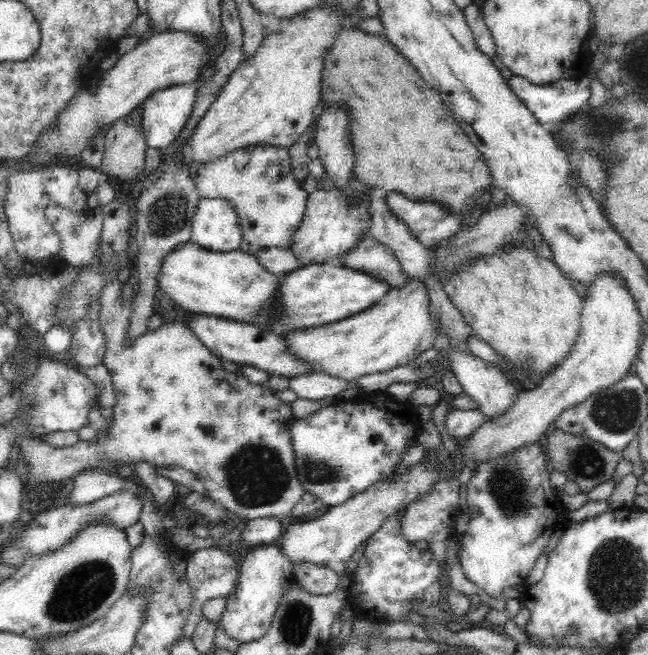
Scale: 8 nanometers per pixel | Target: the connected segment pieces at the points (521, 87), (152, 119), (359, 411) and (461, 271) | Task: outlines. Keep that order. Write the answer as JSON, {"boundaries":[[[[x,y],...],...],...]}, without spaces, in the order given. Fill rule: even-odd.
{"boundaries":[[[[588,75],[582,76],[579,79],[562,79],[545,85],[536,85],[524,77],[512,76],[506,79],[506,83],[510,85],[510,89],[520,98],[520,101],[532,111],[536,120],[541,125],[547,127],[560,124],[566,118],[570,118],[572,114],[576,114],[580,108],[587,107],[588,99],[590,98]]],[[[197,84],[170,85],[153,92],[141,105],[144,142],[149,148],[165,148],[180,136],[194,106]]],[[[381,392],[379,395],[365,393],[338,406],[330,402],[330,405],[318,409],[315,413],[295,420],[290,427],[290,441],[294,449],[299,482],[305,492],[316,495],[329,507],[346,502],[350,497],[392,476],[404,456],[404,450],[417,439],[416,426],[419,420],[415,405],[408,401],[398,401],[387,392]]],[[[506,246],[492,256],[476,258],[470,264],[458,266],[449,278],[440,278],[443,290],[458,309],[464,320],[472,327],[473,334],[486,341],[498,356],[505,358],[520,372],[544,374],[568,356],[581,328],[583,302],[570,279],[552,261],[538,256],[525,246]]]]}

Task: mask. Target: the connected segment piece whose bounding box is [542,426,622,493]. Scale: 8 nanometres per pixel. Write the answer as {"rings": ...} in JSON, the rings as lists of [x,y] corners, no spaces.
{"rings":[[[550,427],[542,439],[542,447],[547,458],[547,465],[551,471],[562,472],[566,474],[567,480],[576,482],[582,492],[590,492],[599,484],[611,481],[621,454],[608,450],[604,444],[591,440],[589,437],[574,436],[567,434],[558,427]]]}

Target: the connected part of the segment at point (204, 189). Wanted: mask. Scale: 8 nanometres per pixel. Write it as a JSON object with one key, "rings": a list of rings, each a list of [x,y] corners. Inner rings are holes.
{"rings":[[[250,145],[249,147],[242,147],[228,153],[228,156],[224,156],[224,158],[220,158],[220,160],[214,160],[208,162],[208,164],[192,164],[189,170],[190,177],[192,178],[194,185],[196,186],[197,192],[201,199],[212,199],[212,198],[222,198],[223,200],[228,200],[234,206],[235,211],[237,212],[237,216],[239,219],[239,224],[242,228],[243,240],[241,242],[241,250],[246,254],[254,255],[258,250],[264,250],[264,248],[285,248],[286,250],[290,249],[290,246],[294,244],[294,234],[298,231],[300,224],[302,223],[302,218],[304,216],[308,192],[305,192],[302,189],[302,185],[297,182],[295,177],[293,176],[291,159],[289,156],[289,149],[287,147],[270,147],[270,146],[258,146],[258,145]]]}

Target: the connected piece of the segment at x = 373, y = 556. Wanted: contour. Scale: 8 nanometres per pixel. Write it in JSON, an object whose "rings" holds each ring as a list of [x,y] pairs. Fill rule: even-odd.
{"rings":[[[406,508],[384,520],[384,524],[366,541],[364,554],[350,574],[346,584],[346,604],[353,612],[353,619],[360,614],[365,620],[380,620],[383,624],[390,624],[406,621],[404,619],[415,612],[418,603],[428,603],[444,609],[438,561],[434,560],[428,548],[418,549],[401,533],[401,520],[405,510]]]}

